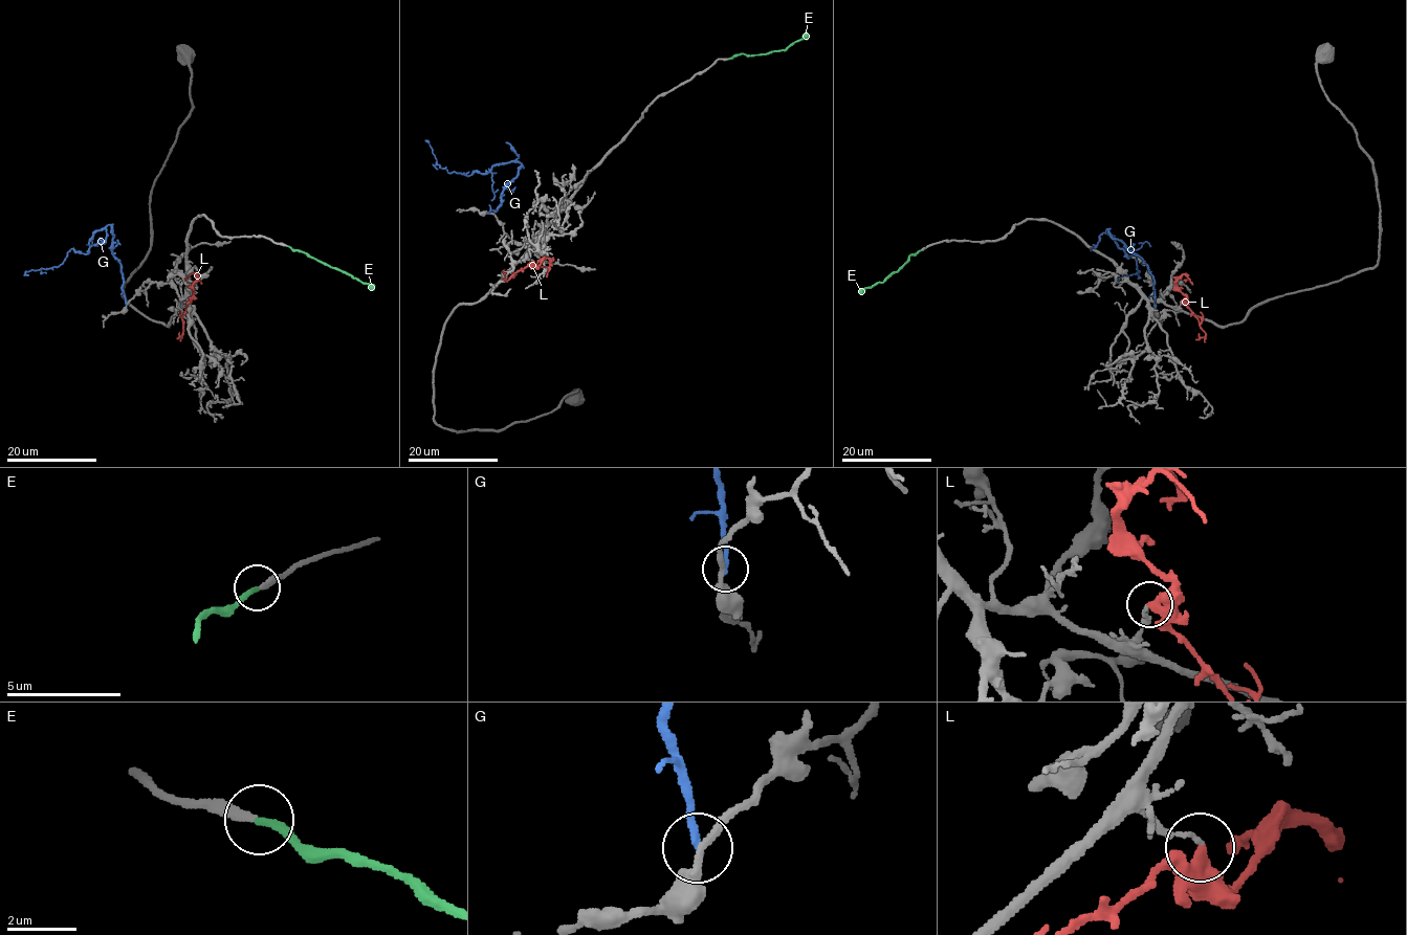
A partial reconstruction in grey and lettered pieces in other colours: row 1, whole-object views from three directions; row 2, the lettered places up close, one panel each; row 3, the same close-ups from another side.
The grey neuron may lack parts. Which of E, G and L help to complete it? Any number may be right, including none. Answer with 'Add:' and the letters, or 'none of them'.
Add: E

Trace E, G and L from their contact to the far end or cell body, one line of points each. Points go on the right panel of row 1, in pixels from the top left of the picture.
E: (921, 250), (909, 254), (899, 269), (884, 281), (858, 292)
G: (1156, 307), (1155, 279), (1148, 267), (1107, 229), (1127, 258), (1136, 253), (1140, 270), (1119, 276), (1119, 282)
L: (1181, 301), (1205, 332), (1204, 336), (1195, 340)

